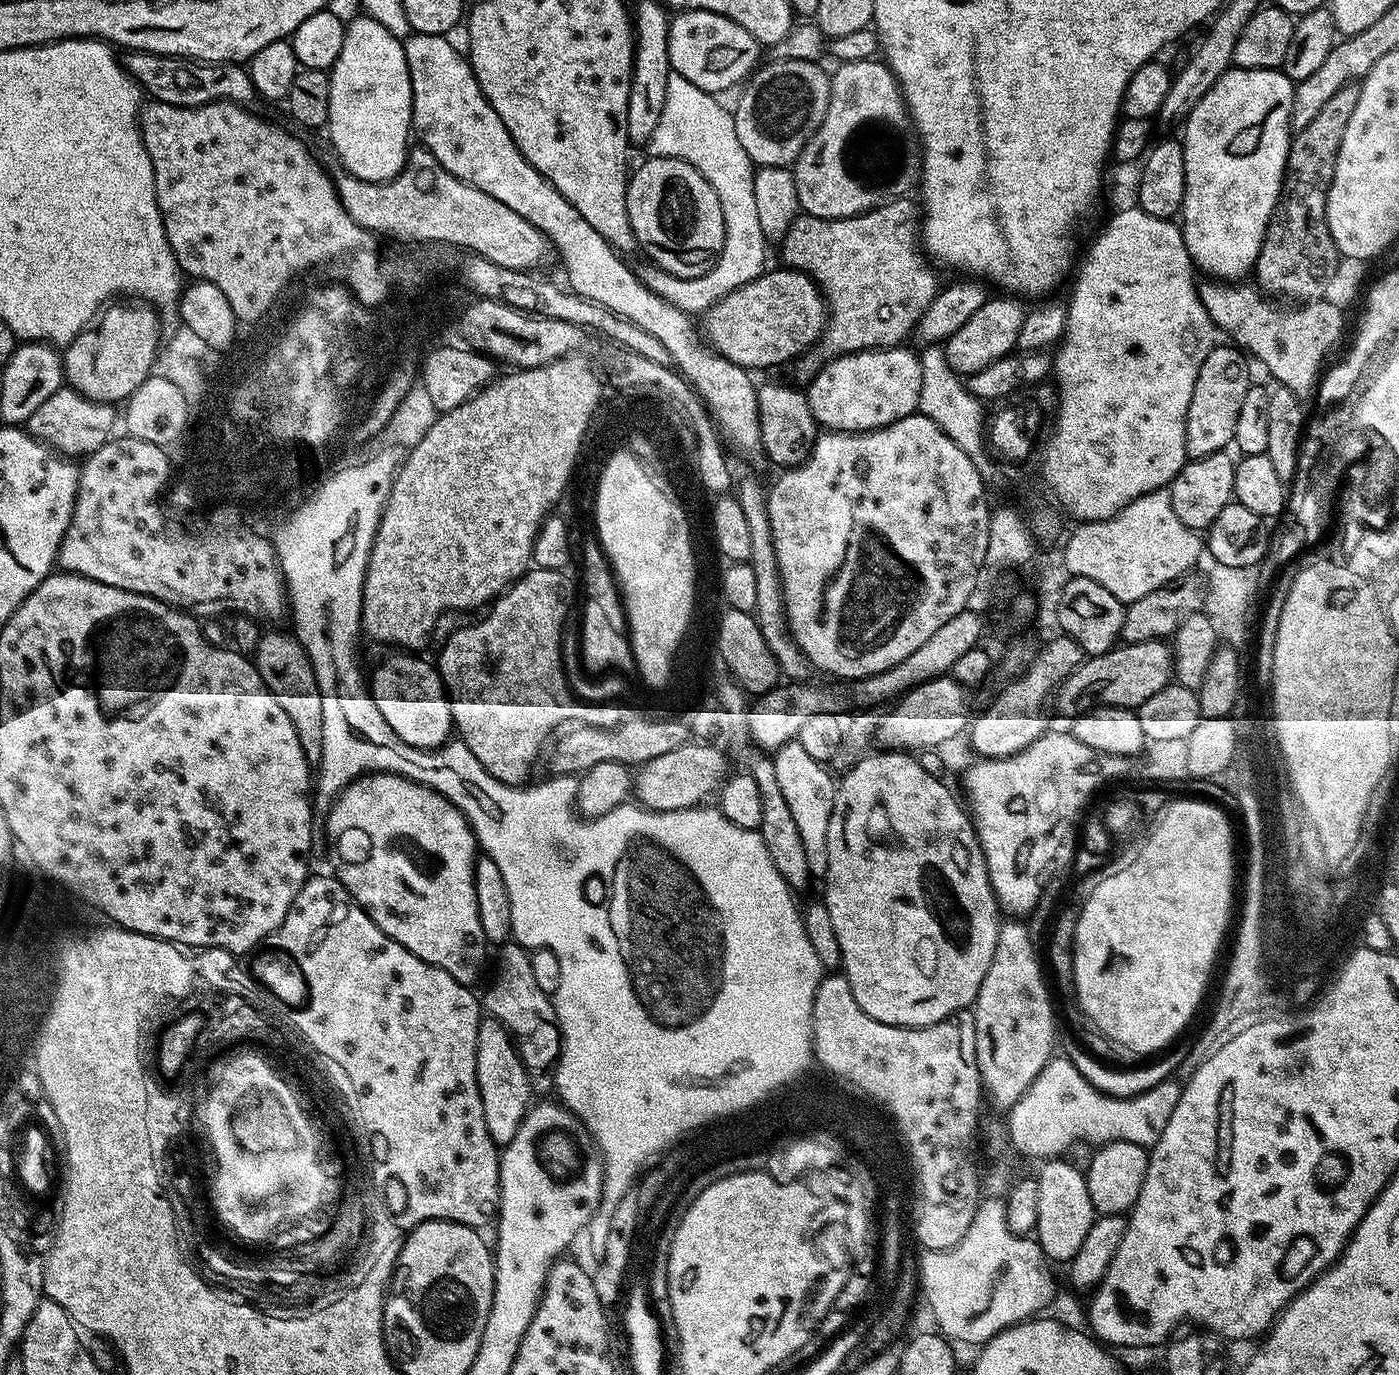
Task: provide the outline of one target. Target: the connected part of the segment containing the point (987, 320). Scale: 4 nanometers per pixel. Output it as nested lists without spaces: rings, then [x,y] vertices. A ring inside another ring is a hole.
[[[1004,294],[1001,297],[1001,300],[989,298],[947,339],[945,356],[949,360],[949,366],[961,377],[973,376],[978,370],[982,370],[982,366],[990,366],[990,362],[1009,355],[1016,348],[1018,330],[1022,330],[1026,308],[1025,305],[1020,305],[1023,303],[1019,299],[1011,295]]]

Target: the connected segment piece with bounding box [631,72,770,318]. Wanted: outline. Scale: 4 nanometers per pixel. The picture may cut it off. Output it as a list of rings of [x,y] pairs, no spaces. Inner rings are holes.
[[[672,72],[666,82],[666,102],[662,106],[662,119],[654,129],[654,134],[646,145],[649,157],[665,156],[686,162],[710,182],[714,194],[718,194],[718,206],[722,206],[722,222],[724,223],[724,245],[720,257],[714,262],[706,274],[686,278],[674,278],[666,270],[651,262],[631,265],[641,282],[658,298],[670,302],[670,306],[678,306],[678,310],[696,318],[708,311],[726,294],[738,290],[738,286],[746,286],[746,282],[754,282],[766,270],[764,264],[768,260],[770,241],[762,234],[762,226],[758,222],[758,209],[754,199],[754,178],[756,173],[752,159],[742,150],[742,142],[738,142],[738,130],[734,126],[734,115],[719,104],[717,97],[704,92],[694,82],[686,82],[682,74]]]

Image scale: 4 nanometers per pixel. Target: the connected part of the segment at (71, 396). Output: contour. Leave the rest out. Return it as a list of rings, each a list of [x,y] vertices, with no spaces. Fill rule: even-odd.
[[[62,386],[26,422],[27,432],[36,440],[41,440],[49,448],[69,457],[87,458],[102,445],[113,439],[112,427],[118,424],[118,412],[113,405],[91,400],[75,392],[74,389]]]

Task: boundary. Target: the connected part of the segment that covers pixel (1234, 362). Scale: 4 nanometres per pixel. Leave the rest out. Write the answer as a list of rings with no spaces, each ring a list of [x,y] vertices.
[[[1213,346],[1210,354],[1206,354],[1206,362],[1202,362],[1202,370],[1198,370],[1198,378],[1194,378],[1194,394],[1190,394],[1190,410],[1186,410],[1186,450],[1189,457],[1201,460],[1215,452],[1223,452],[1234,441],[1234,426],[1238,426],[1238,414],[1242,410],[1242,402],[1246,399],[1246,390],[1253,387],[1254,380],[1248,373],[1245,353],[1235,346],[1220,348]]]

